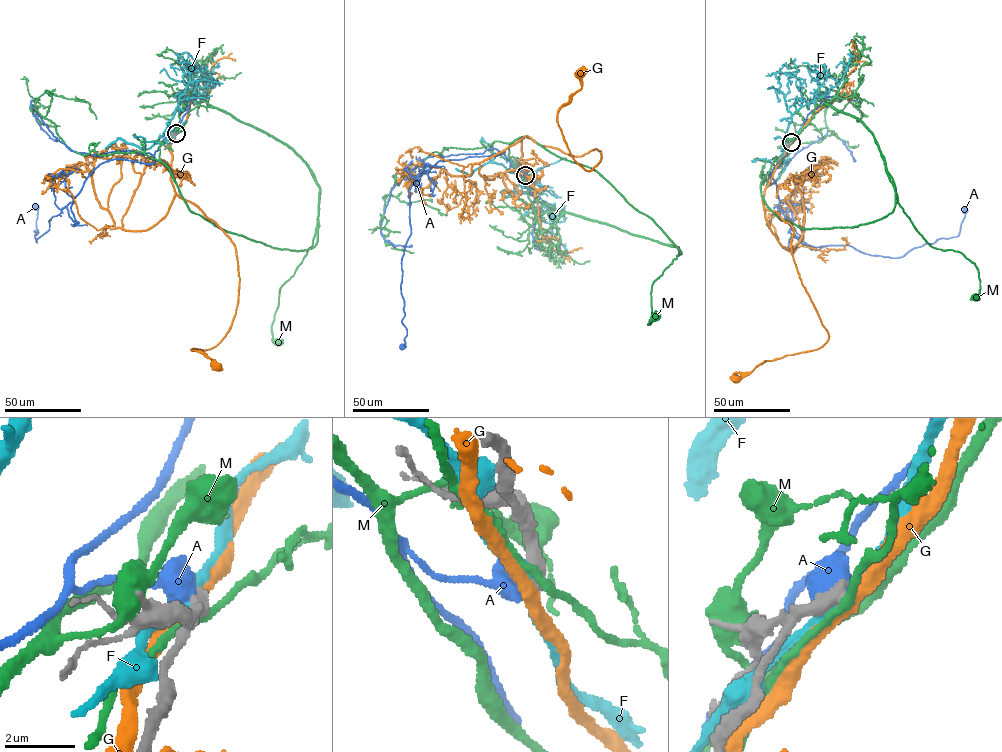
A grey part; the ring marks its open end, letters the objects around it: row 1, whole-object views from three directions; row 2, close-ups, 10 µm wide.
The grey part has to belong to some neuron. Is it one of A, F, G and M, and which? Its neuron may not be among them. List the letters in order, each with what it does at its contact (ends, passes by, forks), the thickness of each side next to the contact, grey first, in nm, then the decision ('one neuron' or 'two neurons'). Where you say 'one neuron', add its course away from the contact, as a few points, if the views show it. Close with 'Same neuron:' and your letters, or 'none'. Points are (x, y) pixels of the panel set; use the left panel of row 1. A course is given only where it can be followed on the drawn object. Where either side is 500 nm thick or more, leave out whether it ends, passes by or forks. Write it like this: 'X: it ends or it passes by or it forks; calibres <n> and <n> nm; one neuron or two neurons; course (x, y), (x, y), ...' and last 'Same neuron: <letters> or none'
A: calibres 500 and 550 nm; two neurons
F: calibres 500 and 300 nm; two neurons
G: it passes by; calibres 480 and 360 nm; two neurons
M: calibres 500 and 200 nm; two neurons
Same neuron: none

